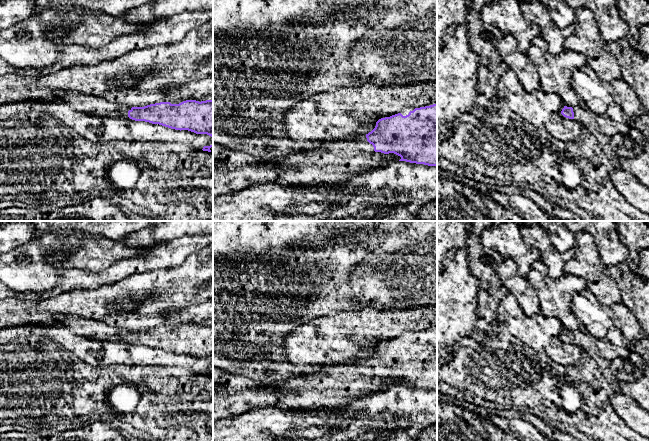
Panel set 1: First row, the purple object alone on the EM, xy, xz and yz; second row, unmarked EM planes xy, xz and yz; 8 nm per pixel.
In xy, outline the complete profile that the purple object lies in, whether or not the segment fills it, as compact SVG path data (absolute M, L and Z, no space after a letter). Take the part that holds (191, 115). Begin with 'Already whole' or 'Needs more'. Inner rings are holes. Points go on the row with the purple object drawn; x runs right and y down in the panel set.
Already whole. M186 100L179 104L160 102L132 107L128 111L128 117L175 130L207 134L213 138L213 100Z

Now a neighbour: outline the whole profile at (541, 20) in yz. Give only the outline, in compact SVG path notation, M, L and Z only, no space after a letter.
M532 0L529 2L520 2L520 9L531 24L536 24L540 28L541 36L548 44L549 52L557 56L564 51L564 41L576 30L576 23L559 28L550 18L545 5L541 0Z

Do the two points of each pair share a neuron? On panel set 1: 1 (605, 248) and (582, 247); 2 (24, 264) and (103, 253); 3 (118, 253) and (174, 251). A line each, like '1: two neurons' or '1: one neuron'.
1: two neurons
2: one neuron
3: two neurons

